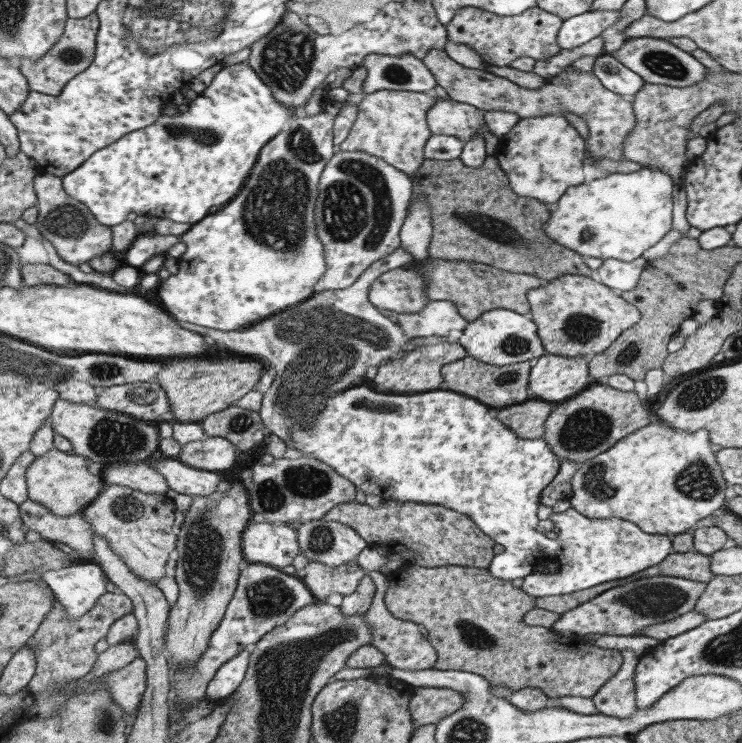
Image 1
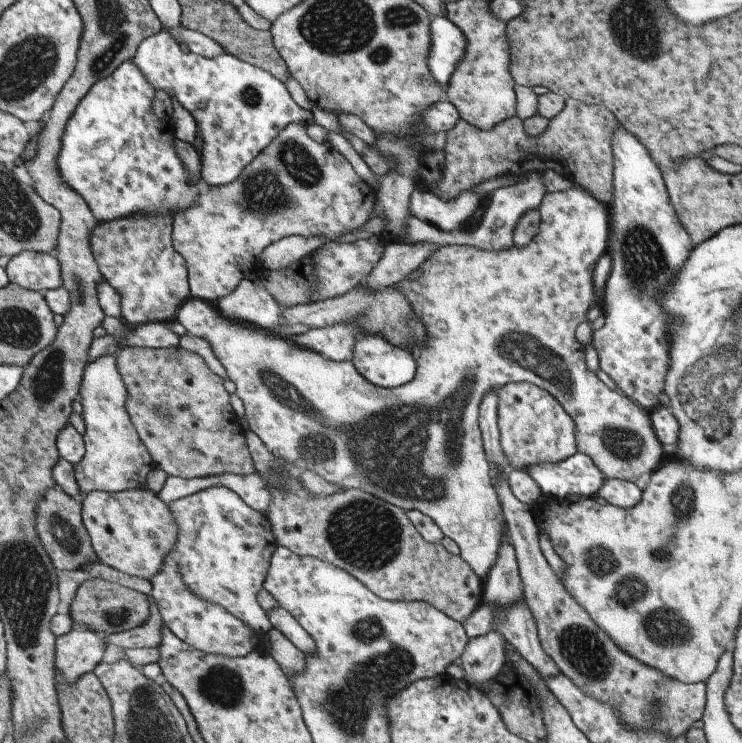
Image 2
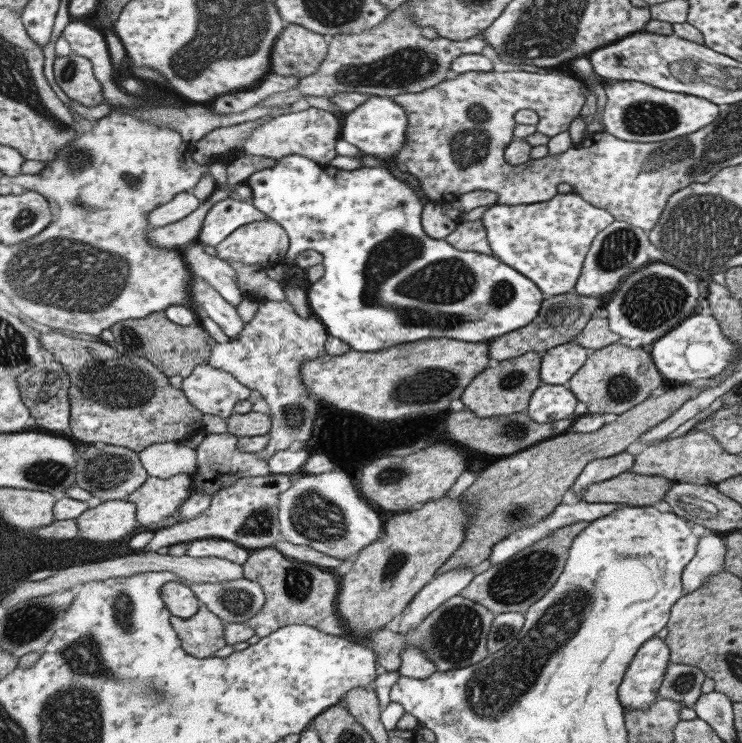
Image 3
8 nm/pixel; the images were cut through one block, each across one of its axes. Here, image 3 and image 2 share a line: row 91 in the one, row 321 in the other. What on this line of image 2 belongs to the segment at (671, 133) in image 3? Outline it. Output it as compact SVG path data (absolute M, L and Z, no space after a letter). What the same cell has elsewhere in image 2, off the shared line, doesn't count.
M617 124L617 128L613 128L613 134L611 134L611 154L613 154L613 180L611 180L611 184L613 184L613 198L611 198L610 204L611 214L608 214L608 232L612 231L613 236L609 236L609 240L607 240L611 248L609 249L610 270L604 284L604 323L599 330L592 332L591 343L589 345L595 350L595 354L599 359L599 369L607 374L611 382L615 384L616 390L619 390L619 393L625 396L627 400L631 400L631 402L634 402L639 408L649 412L649 420L655 436L657 436L663 447L669 450L677 442L677 434L679 434L679 426L677 426L675 416L671 414L671 410L669 410L666 405L663 405L663 388L665 388L663 384L665 384L665 374L667 374L667 364L669 364L669 354L671 354L671 334L667 334L667 326L671 326L671 322L667 320L667 314L665 314L665 312L661 310L661 306L657 304L657 296L659 296L659 292L663 292L661 288L667 286L667 284L675 278L677 270L685 264L685 260L689 258L689 254L691 254L691 250L693 250L695 246L691 244L687 232L683 230L683 224L679 224L679 220L677 220L677 216L675 216L675 210L673 210L673 206L671 206L671 202L669 202L669 196L666 192L660 170L655 166L649 154L647 154L647 150L639 144L639 139L635 138L634 134L629 134L629 132L619 124Z

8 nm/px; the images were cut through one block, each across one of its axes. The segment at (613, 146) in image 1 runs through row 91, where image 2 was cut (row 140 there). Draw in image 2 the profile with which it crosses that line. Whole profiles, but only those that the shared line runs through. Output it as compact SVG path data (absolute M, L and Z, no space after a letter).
M572 98L564 99L563 110L548 120L547 128L537 137L527 137L517 117L506 118L493 126L493 130L481 130L463 119L445 132L445 172L443 178L428 183L417 178L417 186L442 201L455 198L462 191L502 175L523 175L529 172L545 172L559 168L559 176L579 186L601 202L609 210L613 198L613 154L611 134L617 128L617 120L603 106L587 106Z

